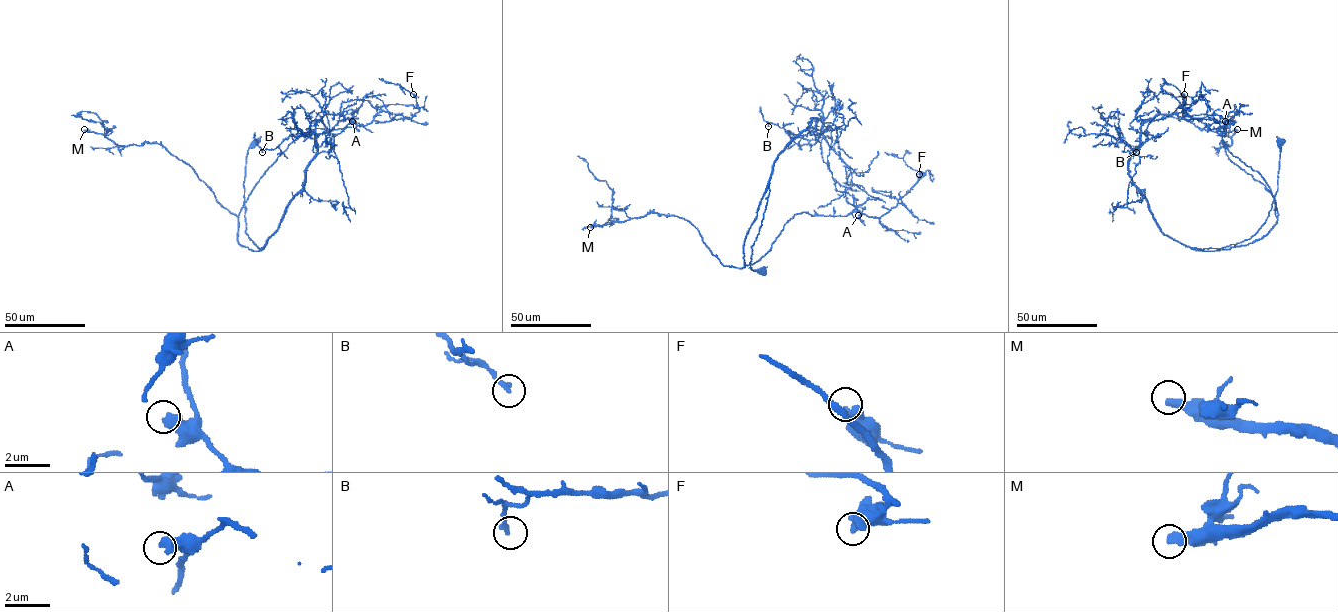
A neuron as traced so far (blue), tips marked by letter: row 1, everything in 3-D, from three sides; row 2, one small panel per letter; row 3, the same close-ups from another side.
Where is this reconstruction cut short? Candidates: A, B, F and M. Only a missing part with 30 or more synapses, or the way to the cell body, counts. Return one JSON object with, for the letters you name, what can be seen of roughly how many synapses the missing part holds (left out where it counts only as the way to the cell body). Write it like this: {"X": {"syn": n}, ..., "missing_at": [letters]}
{"M": {"syn": 300}, "missing_at": ["M"]}

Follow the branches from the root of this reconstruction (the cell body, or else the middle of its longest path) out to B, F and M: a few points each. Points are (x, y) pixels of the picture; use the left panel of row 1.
B: (255, 143), (246, 159), (245, 232), (263, 249), (303, 186), (315, 134), (290, 134), (262, 152)
F: (255, 143), (244, 204), (258, 251), (238, 243), (238, 216), (288, 146), (410, 118), (413, 94)
M: (255, 143), (244, 204), (258, 251), (238, 243), (238, 217), (163, 146), (121, 146), (84, 129)

